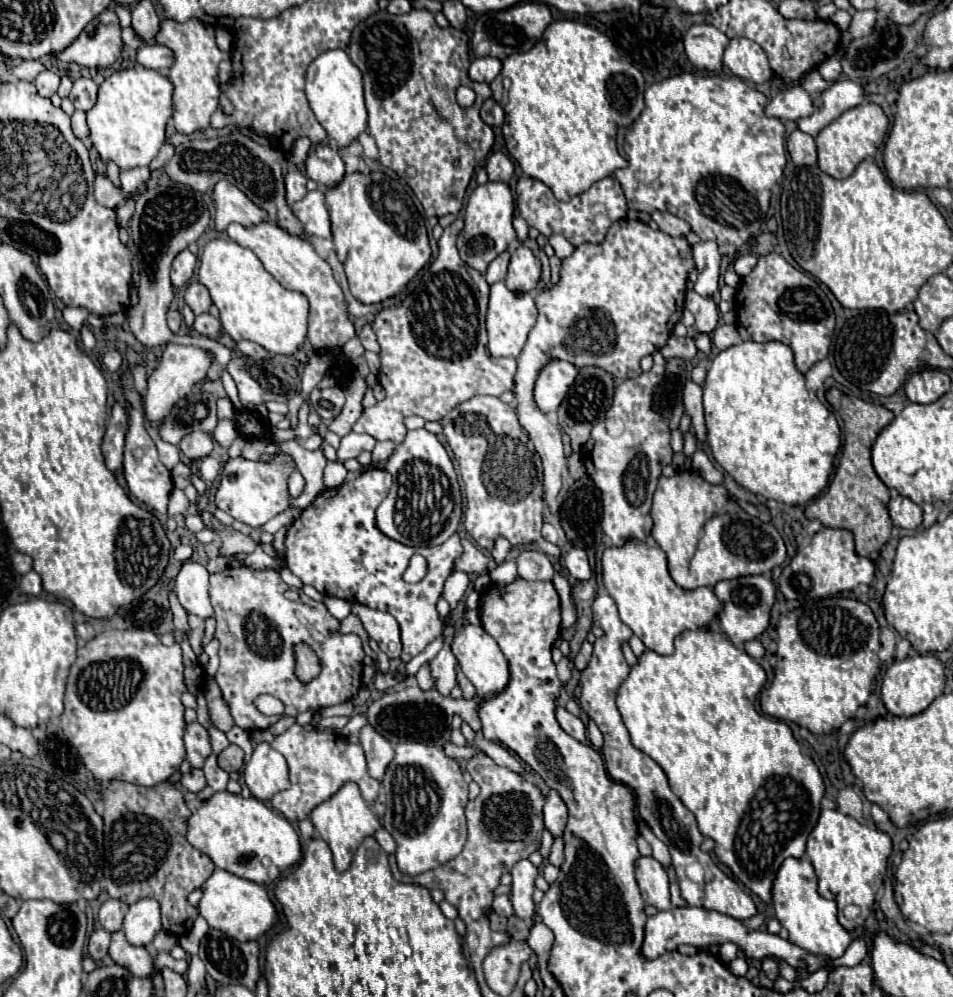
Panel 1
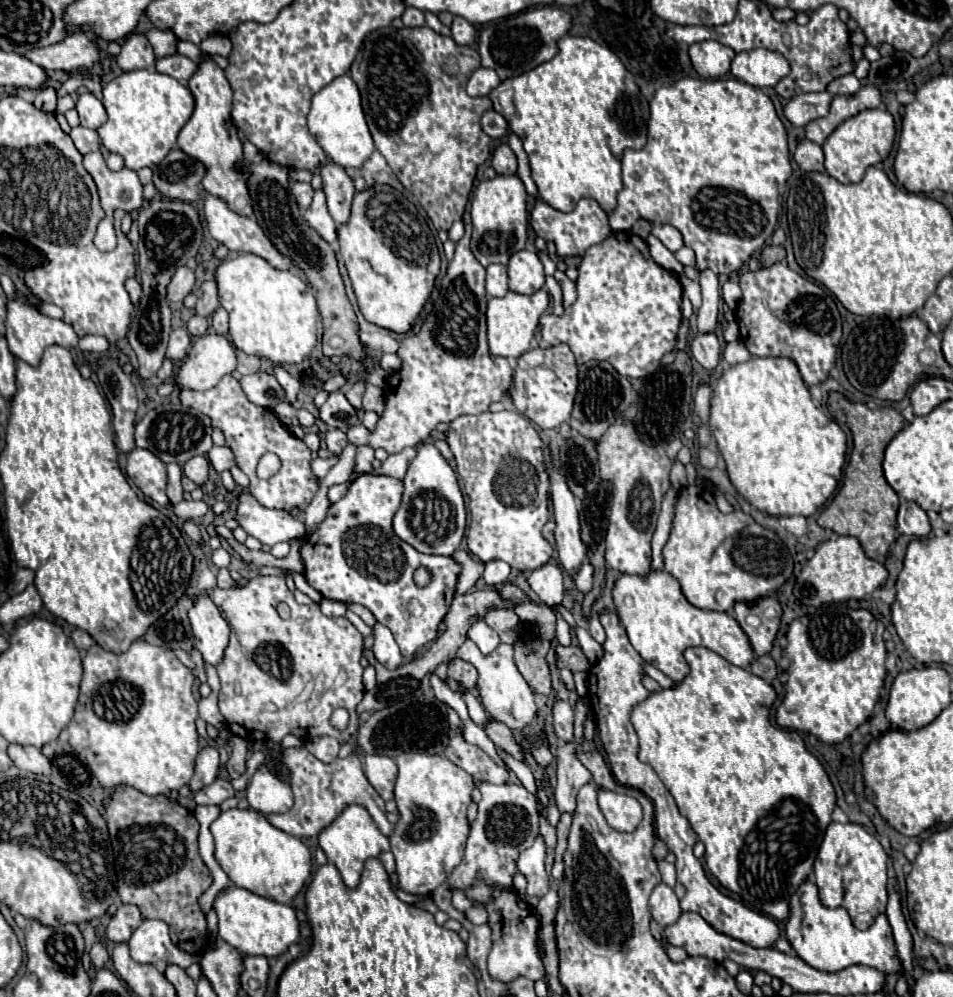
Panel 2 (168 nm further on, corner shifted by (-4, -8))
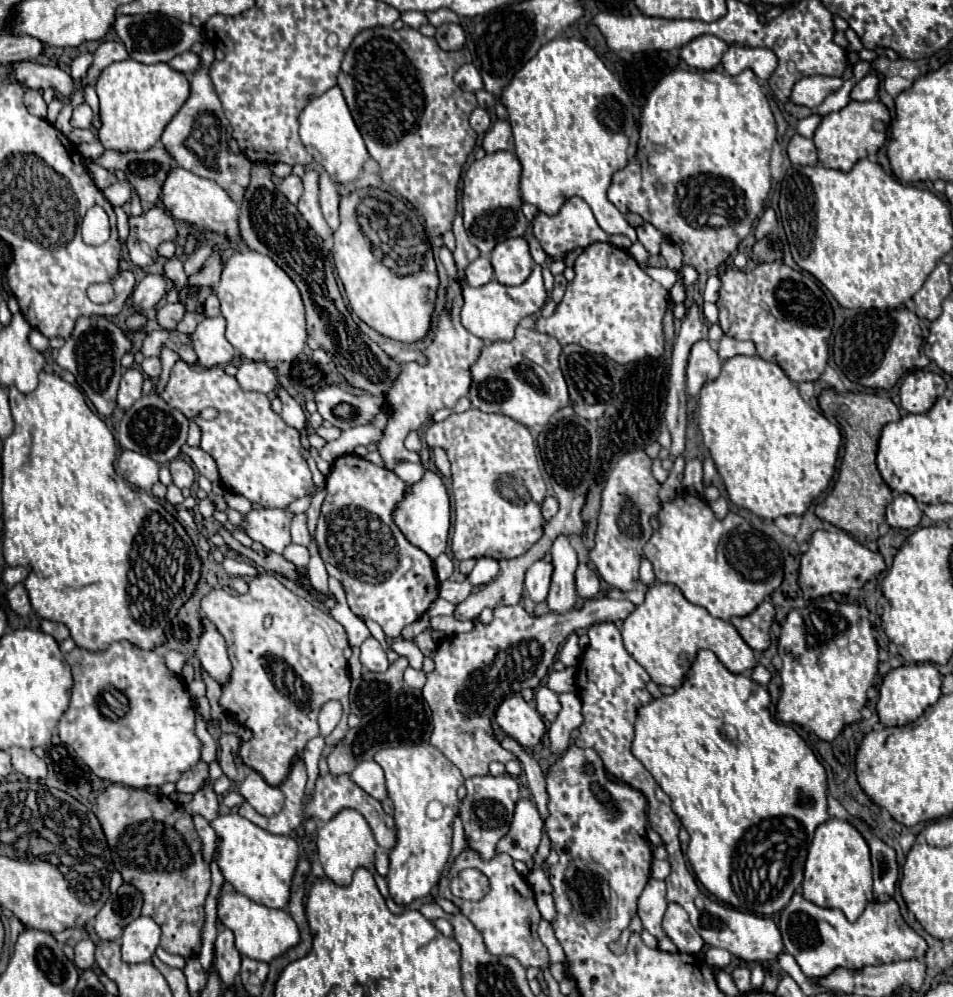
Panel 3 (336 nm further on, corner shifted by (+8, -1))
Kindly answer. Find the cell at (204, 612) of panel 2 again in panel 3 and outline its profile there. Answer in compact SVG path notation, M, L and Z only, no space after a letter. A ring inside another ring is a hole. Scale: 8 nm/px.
M202 617L202 635L198 641L196 657L200 659L200 665L208 671L208 675L220 685L228 681L232 667L228 661L224 637L218 633L218 629L214 629L212 621L206 621L206 617Z

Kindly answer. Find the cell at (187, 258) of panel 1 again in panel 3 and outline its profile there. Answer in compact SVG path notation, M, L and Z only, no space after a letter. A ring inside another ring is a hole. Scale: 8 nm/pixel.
M146 273L132 293L134 309L148 311L150 307L158 305L158 301L166 295L166 291L168 291L168 283L162 273Z

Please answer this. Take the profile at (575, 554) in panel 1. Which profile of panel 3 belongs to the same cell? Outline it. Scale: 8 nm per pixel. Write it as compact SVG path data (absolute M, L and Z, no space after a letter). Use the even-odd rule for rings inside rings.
M584 563L578 565L576 569L576 591L580 597L594 597L600 591L600 579L594 571L590 571Z

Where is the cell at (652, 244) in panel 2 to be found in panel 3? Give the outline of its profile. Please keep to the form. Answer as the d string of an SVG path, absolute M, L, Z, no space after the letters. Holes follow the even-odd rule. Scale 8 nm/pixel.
M556 37L554 41L542 45L540 51L512 77L512 81L502 89L500 99L486 89L480 89L476 97L482 109L498 101L508 109L508 119L516 141L516 157L522 165L520 193L526 203L536 205L542 213L554 215L568 197L578 195L590 205L598 225L608 235L624 233L632 243L638 241L635 228L630 227L624 215L606 199L612 173L622 169L628 161L628 141L630 133L636 129L634 105L617 74L606 69L590 45L576 37Z

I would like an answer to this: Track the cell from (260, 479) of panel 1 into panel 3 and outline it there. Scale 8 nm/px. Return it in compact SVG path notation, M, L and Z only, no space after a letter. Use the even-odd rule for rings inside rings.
M252 509L242 517L240 527L252 539L274 553L282 553L290 545L290 519L284 509Z

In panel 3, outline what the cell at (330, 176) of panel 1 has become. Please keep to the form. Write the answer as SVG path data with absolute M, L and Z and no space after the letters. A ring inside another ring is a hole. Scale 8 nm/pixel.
M320 171L320 207L332 231L340 223L338 221L338 201L340 201L338 187L334 185L334 181L330 181L330 175L326 171Z

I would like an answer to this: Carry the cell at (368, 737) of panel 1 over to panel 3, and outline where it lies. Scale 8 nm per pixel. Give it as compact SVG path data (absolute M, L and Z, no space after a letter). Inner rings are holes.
M370 759L370 761L360 761L354 769L354 773L350 773L352 781L356 785L360 785L368 795L372 795L374 799L382 801L386 797L386 785L384 785L384 773L382 767Z

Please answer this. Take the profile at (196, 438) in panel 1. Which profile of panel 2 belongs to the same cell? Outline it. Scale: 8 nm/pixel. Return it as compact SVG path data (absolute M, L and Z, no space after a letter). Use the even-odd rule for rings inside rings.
M194 456L194 460L188 460L182 466L184 474L198 486L204 486L208 482L208 468L210 468L210 464L208 464L206 456Z

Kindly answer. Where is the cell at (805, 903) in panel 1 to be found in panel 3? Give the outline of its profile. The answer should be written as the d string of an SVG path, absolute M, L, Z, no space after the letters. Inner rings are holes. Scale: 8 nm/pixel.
M794 893L790 903L780 911L778 927L782 933L784 949L796 959L804 975L810 979L828 975L838 965L862 969L866 965L922 959L926 953L926 941L904 923L894 899L886 903L868 903L860 919L850 923L840 909L818 907L812 901L804 899L802 893Z

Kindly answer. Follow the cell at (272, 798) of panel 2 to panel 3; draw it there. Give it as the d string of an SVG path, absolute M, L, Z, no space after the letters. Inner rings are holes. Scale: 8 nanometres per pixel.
M250 771L240 783L240 795L262 815L276 815L284 805L284 793L278 787L268 785L260 773Z

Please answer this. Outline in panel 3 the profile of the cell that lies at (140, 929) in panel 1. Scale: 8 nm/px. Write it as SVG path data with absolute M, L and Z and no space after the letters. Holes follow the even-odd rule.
M140 915L122 933L122 959L126 963L148 961L160 943L160 927L154 919Z

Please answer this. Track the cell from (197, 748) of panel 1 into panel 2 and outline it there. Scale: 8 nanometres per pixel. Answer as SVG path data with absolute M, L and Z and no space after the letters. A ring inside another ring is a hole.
M206 746L200 750L200 756L196 760L196 772L190 780L190 792L196 794L200 792L202 788L206 788L208 784L212 784L218 776L218 764L220 764L220 758L218 758L218 752L212 748L212 746Z

